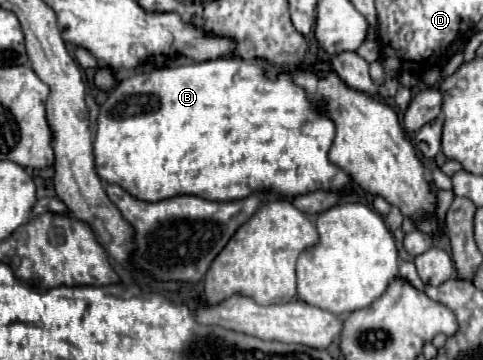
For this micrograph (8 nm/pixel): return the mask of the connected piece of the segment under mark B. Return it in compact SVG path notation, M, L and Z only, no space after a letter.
M210 59L210 61L186 61L178 63L174 67L162 67L162 69L150 69L150 71L140 71L124 81L108 95L108 99L100 107L98 115L98 131L94 139L94 155L96 155L96 171L106 183L116 183L130 195L142 201L162 201L168 197L176 195L198 195L208 201L234 201L234 199L244 199L246 195L252 195L254 191L264 191L268 189L270 193L276 195L286 195L286 197L296 197L304 195L310 191L342 191L350 187L352 179L350 175L334 165L328 157L330 145L334 141L334 121L326 115L324 111L324 101L310 101L306 97L306 91L298 87L292 79L292 71L282 71L276 75L276 79L270 79L266 75L266 65L258 61L244 61L244 59Z

